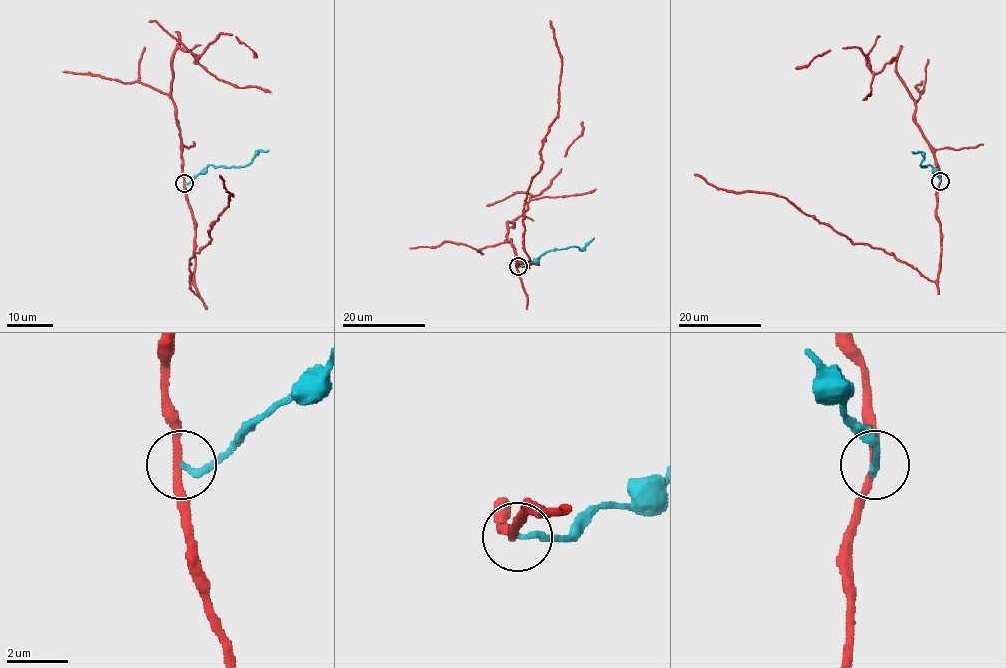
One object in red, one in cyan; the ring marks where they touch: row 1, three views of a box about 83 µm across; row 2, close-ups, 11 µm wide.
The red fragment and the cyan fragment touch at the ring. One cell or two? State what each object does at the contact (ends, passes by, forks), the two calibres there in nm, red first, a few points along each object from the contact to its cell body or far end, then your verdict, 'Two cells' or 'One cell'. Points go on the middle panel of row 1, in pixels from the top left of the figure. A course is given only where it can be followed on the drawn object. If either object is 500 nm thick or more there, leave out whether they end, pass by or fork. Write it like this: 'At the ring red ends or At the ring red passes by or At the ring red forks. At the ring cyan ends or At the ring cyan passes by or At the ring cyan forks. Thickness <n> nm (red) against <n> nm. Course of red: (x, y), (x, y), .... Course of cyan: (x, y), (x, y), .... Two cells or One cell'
At the ring red passes by. At the ring cyan ends. Thickness 220 nm (red) against 200 nm. Course of red: (519, 266), (530, 260), (525, 198), (558, 116), (562, 56), (550, 21). Course of cyan: (519, 266), (526, 266), (550, 251), (573, 246), (583, 250), (594, 238). Two cells

